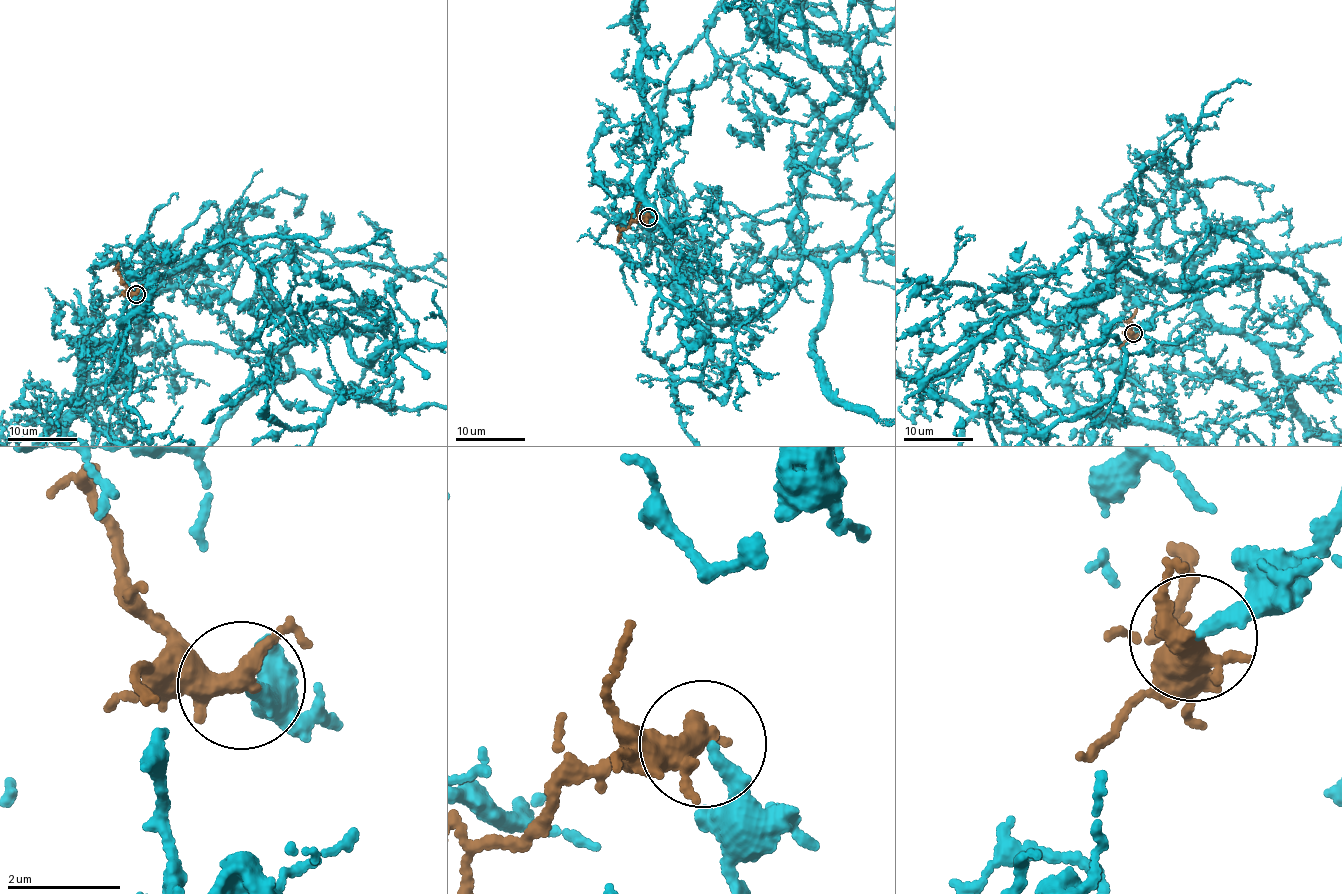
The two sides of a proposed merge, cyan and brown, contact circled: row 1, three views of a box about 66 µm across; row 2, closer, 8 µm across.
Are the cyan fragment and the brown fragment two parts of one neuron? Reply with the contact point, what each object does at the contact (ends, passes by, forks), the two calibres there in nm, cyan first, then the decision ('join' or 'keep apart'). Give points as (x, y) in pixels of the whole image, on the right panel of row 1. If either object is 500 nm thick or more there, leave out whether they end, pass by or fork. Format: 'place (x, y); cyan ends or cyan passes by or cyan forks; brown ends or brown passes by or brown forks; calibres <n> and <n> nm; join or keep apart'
place (1133, 333); cyan ends; brown forks; calibres 240 and 320 nm; keep apart

